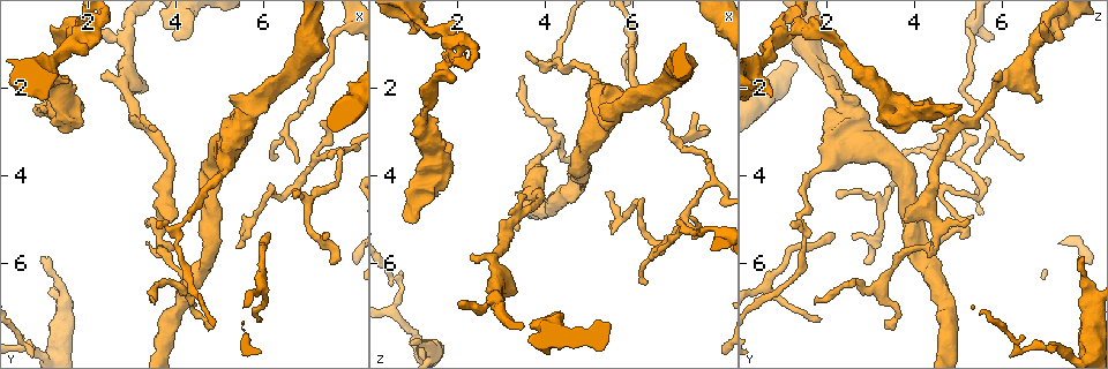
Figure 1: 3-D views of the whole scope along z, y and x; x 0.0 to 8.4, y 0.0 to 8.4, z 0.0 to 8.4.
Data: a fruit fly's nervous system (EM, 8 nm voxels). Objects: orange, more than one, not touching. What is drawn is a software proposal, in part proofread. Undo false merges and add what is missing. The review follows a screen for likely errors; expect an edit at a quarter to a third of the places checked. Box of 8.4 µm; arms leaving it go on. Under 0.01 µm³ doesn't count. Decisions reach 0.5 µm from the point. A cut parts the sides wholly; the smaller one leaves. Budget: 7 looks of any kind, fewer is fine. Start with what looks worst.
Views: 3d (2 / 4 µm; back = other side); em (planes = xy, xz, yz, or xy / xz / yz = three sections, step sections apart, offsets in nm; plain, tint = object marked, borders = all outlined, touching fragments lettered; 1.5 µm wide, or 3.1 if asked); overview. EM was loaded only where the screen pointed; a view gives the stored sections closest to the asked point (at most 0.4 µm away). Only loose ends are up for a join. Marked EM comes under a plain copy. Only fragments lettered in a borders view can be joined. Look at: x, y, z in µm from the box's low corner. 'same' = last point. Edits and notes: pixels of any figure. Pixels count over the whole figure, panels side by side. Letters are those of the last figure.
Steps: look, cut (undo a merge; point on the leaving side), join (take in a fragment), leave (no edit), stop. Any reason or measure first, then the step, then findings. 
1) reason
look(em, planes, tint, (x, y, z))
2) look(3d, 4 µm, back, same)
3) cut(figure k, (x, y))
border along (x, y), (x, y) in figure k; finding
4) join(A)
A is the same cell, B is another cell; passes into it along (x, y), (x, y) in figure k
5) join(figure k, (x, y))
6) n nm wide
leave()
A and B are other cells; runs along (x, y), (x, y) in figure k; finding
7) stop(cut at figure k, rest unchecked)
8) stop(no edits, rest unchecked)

tapers out
look(em, planes, borders, (6.10, 5.40, 2.15))

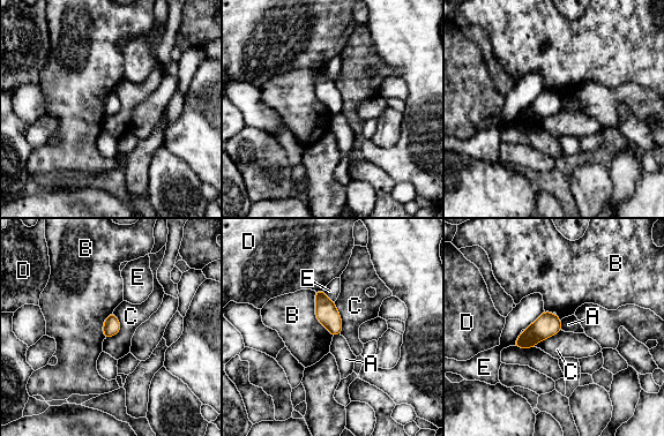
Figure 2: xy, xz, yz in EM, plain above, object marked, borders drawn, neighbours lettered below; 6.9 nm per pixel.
leave()
A, B, C, D and E are other cells; border along (314, 292), (314, 315), (333, 336) in figure 2; none of them fits

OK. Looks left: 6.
an open end
look(3d, 4 µm, (6.80, 3.75, 5.40))

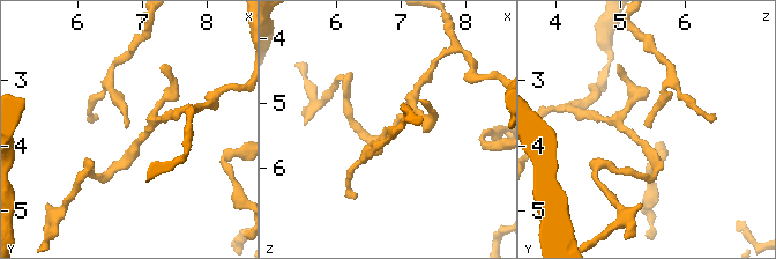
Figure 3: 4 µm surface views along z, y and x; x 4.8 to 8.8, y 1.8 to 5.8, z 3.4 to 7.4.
now the EM
look(em, xz, step 8, borders, (6.80, 3.70, 5.40))

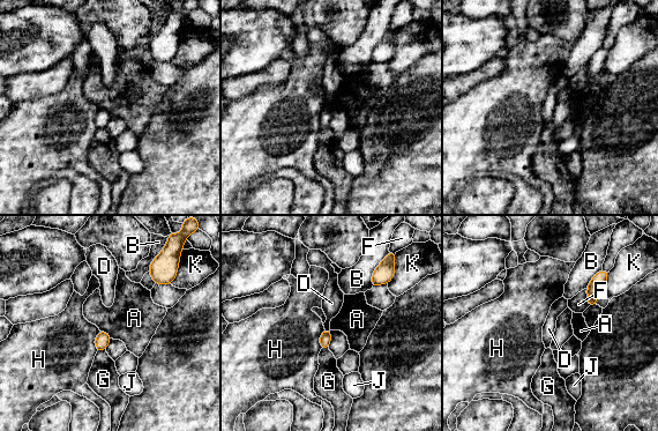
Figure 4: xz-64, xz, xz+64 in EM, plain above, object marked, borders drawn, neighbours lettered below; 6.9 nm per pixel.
another direction
look(em, planes, borders, same)

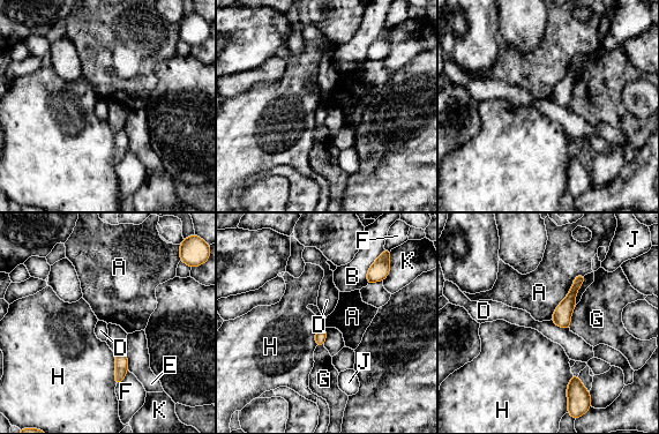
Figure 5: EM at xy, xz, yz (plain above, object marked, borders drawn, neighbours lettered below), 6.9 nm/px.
A touches over 400 nm
leave()
A, B, D, E, F, G, H, J and K are other cells; runs along (582, 278), (562, 313), (562, 324) in figure 5; none of them fits

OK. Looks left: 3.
two arms in line, one across
look(em, planes, borders, (2.95, 0.95, 6.80))

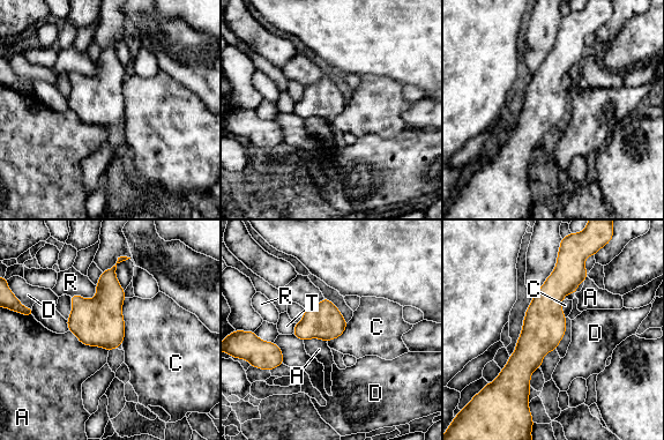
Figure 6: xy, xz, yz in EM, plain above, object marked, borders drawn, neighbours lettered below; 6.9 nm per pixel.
leave()
A, C, D, R and T are other cells; border along (125, 298), (121, 344) in figure 6; continuous, no second neuron

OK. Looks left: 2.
stop(no edits, rest unchecked)

